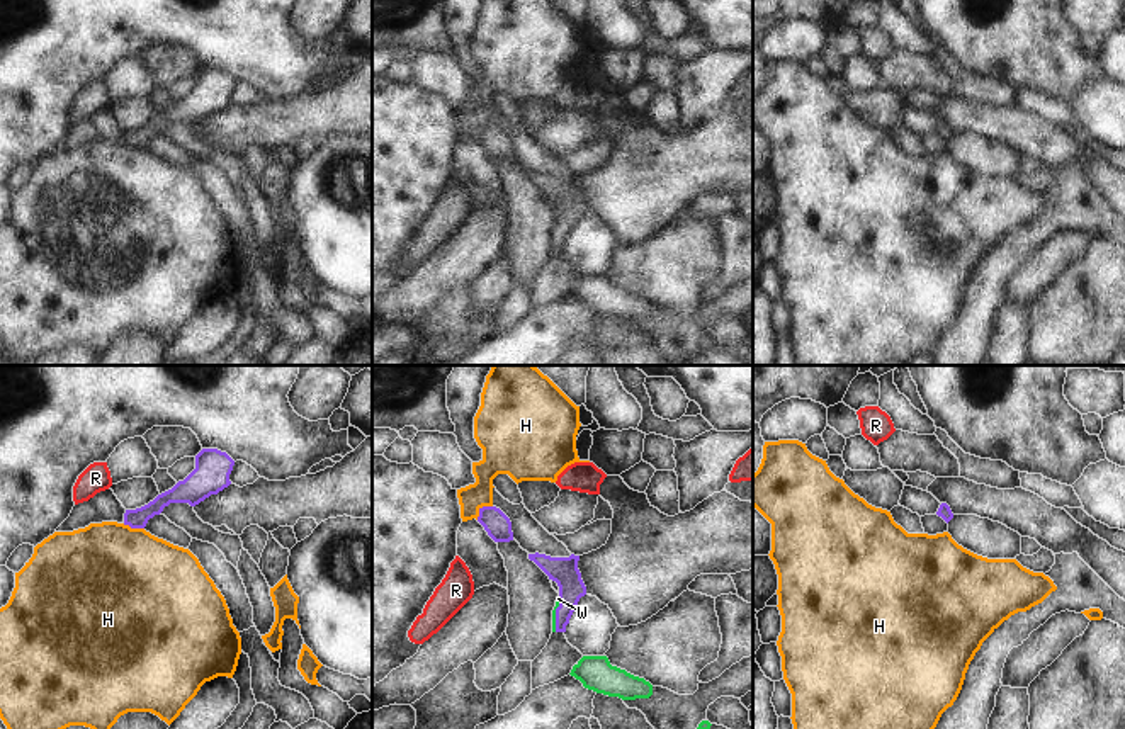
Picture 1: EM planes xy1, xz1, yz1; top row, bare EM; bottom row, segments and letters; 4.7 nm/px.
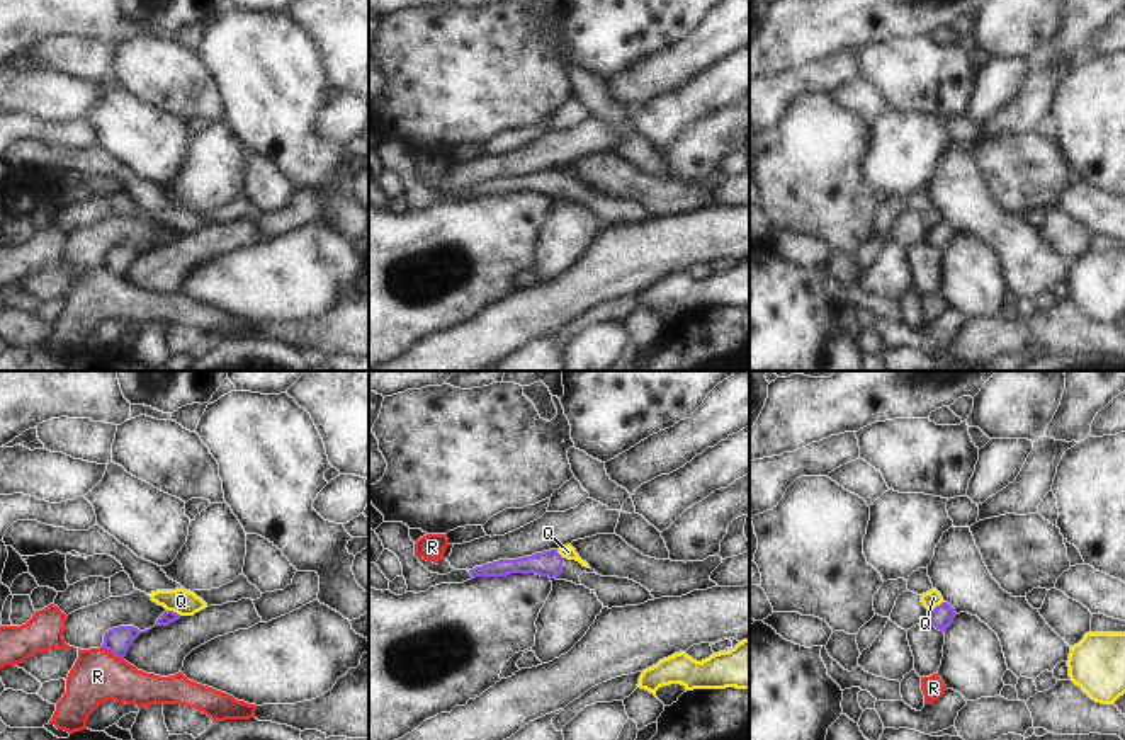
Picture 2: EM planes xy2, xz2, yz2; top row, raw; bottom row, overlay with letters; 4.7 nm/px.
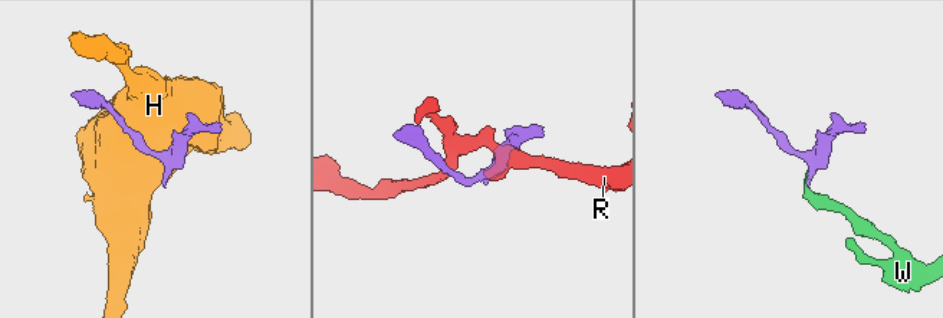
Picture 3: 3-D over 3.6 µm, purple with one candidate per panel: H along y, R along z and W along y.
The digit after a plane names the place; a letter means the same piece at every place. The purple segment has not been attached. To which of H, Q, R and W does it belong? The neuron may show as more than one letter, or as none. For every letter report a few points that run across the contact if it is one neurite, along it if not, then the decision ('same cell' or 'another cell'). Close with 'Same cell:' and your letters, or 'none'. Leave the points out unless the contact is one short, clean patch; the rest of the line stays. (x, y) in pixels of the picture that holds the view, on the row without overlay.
H: xz1 (491, 124), (485, 124), (476, 138) | another cell
Q: xy2 (167, 228), (180, 235) | another cell
R: xy2 (102, 264), (123, 278) | another cell
W: xz1 (565, 191), (566, 223), (556, 235), (558, 218) | same cell
Same cell: W

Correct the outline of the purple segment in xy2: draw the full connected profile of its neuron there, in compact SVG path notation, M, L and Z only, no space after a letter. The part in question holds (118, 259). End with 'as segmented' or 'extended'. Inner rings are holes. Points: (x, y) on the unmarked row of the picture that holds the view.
M119 245L105 250L102 265L112 274L124 277L133 260L150 248L139 250L134 245Z; as segmented

